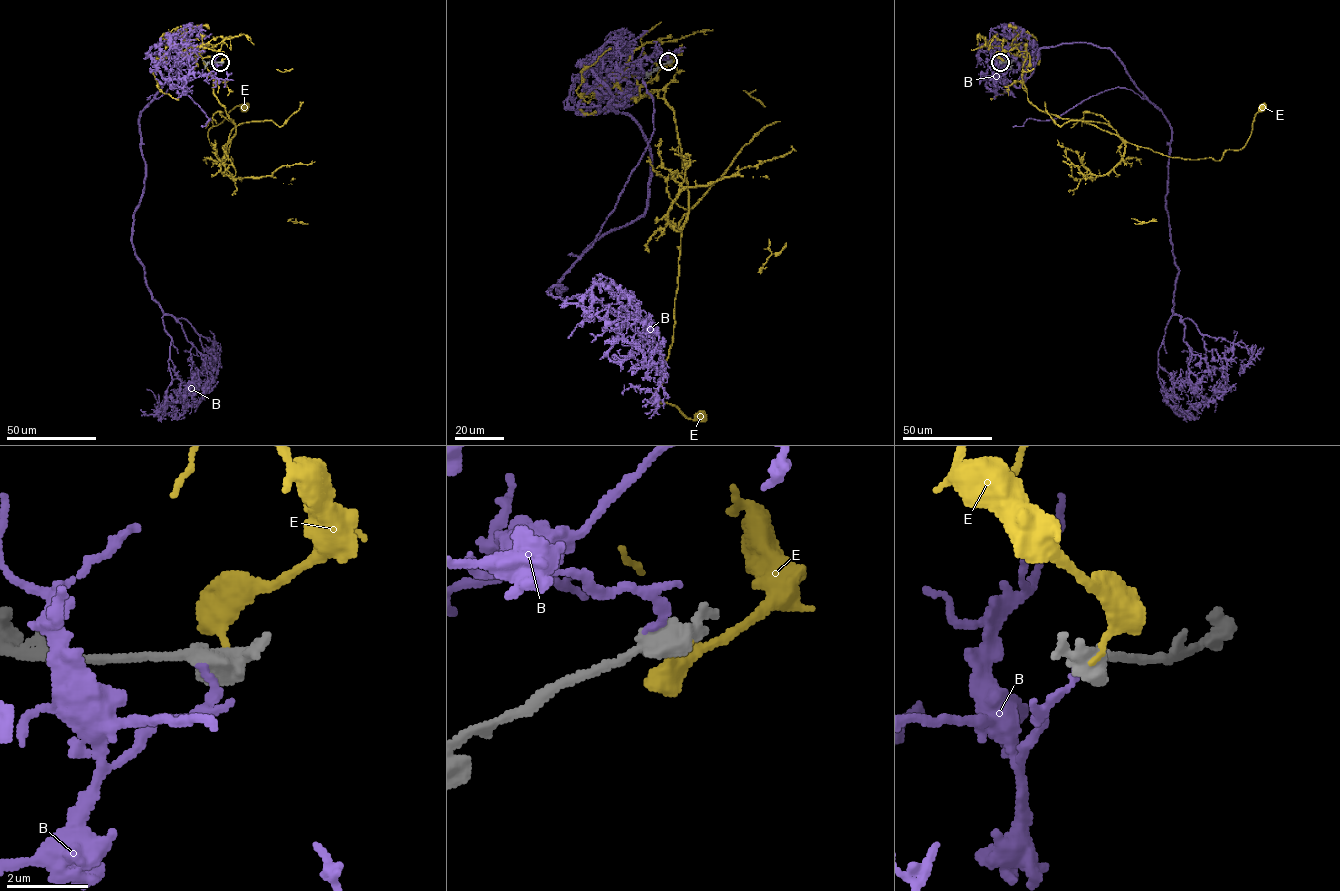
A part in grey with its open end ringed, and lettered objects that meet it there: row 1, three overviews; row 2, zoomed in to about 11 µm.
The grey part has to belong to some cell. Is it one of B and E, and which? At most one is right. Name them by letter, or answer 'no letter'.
B

